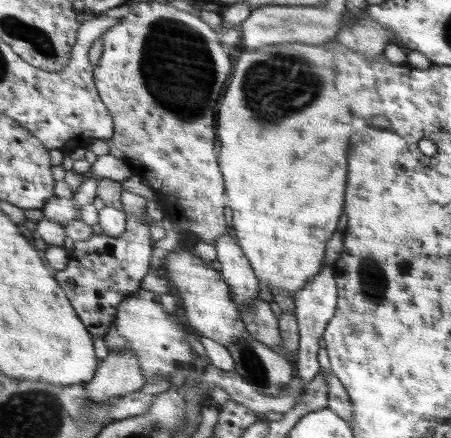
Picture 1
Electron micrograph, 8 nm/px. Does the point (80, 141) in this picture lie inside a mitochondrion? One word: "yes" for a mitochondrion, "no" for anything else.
no

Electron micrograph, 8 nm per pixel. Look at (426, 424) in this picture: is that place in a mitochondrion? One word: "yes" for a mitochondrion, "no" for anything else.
no

